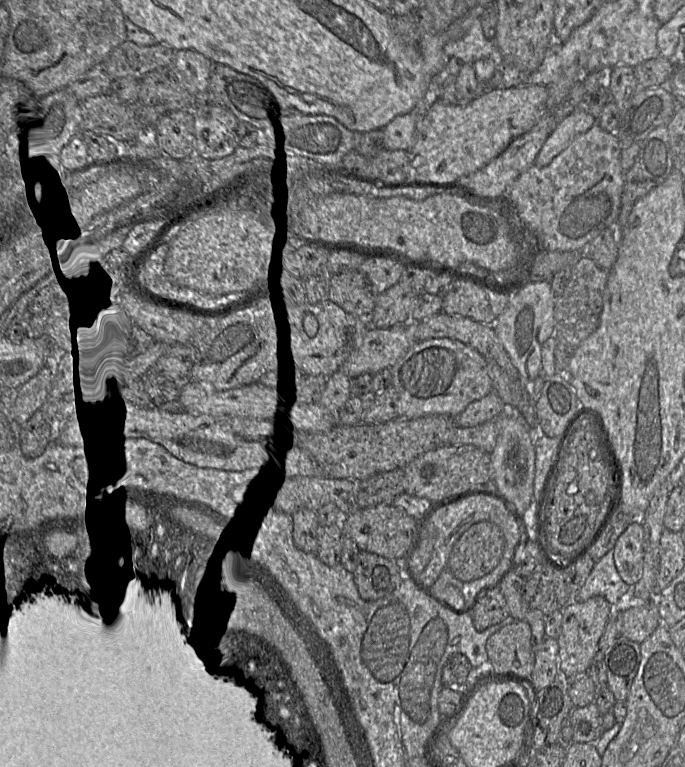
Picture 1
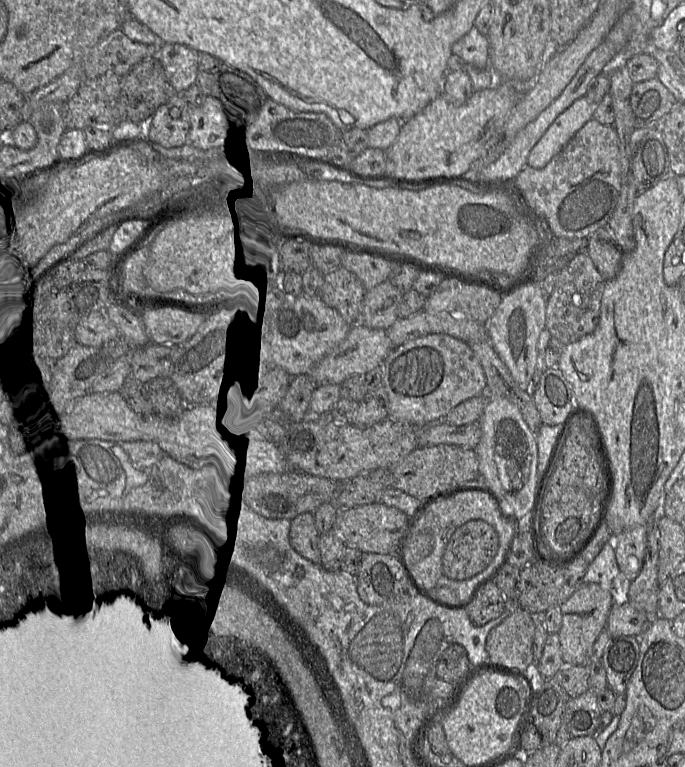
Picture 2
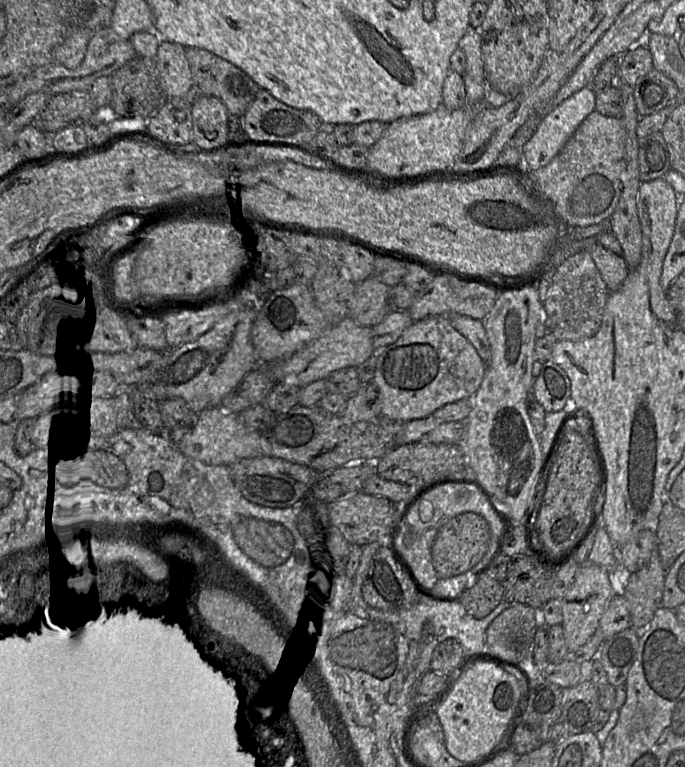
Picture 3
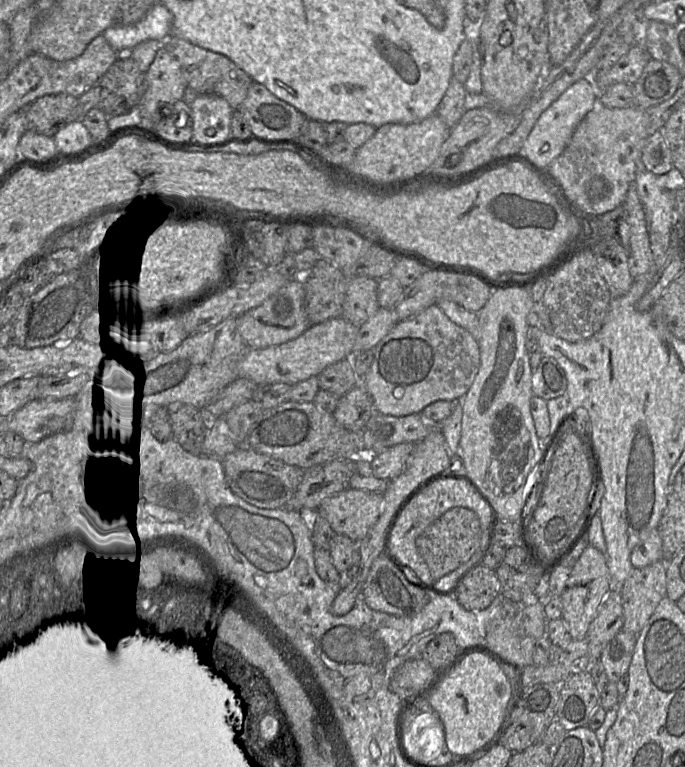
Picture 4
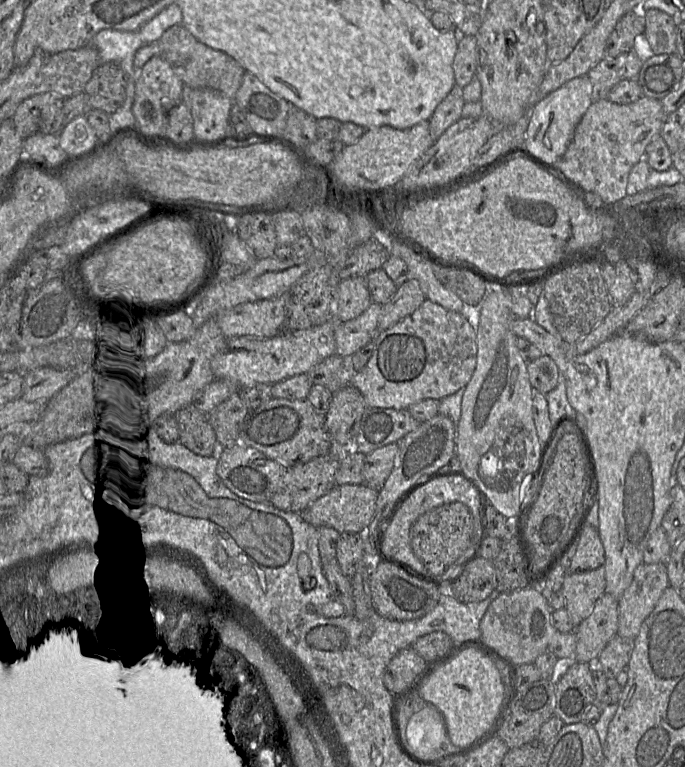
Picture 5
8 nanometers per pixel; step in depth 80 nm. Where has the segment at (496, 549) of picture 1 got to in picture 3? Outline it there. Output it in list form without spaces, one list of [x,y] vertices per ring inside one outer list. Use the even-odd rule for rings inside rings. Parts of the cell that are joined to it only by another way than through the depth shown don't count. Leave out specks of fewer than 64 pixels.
[[[474,512],[461,513],[442,525],[435,537],[431,557],[438,578],[449,578],[472,569],[483,558],[490,541],[487,521]]]

